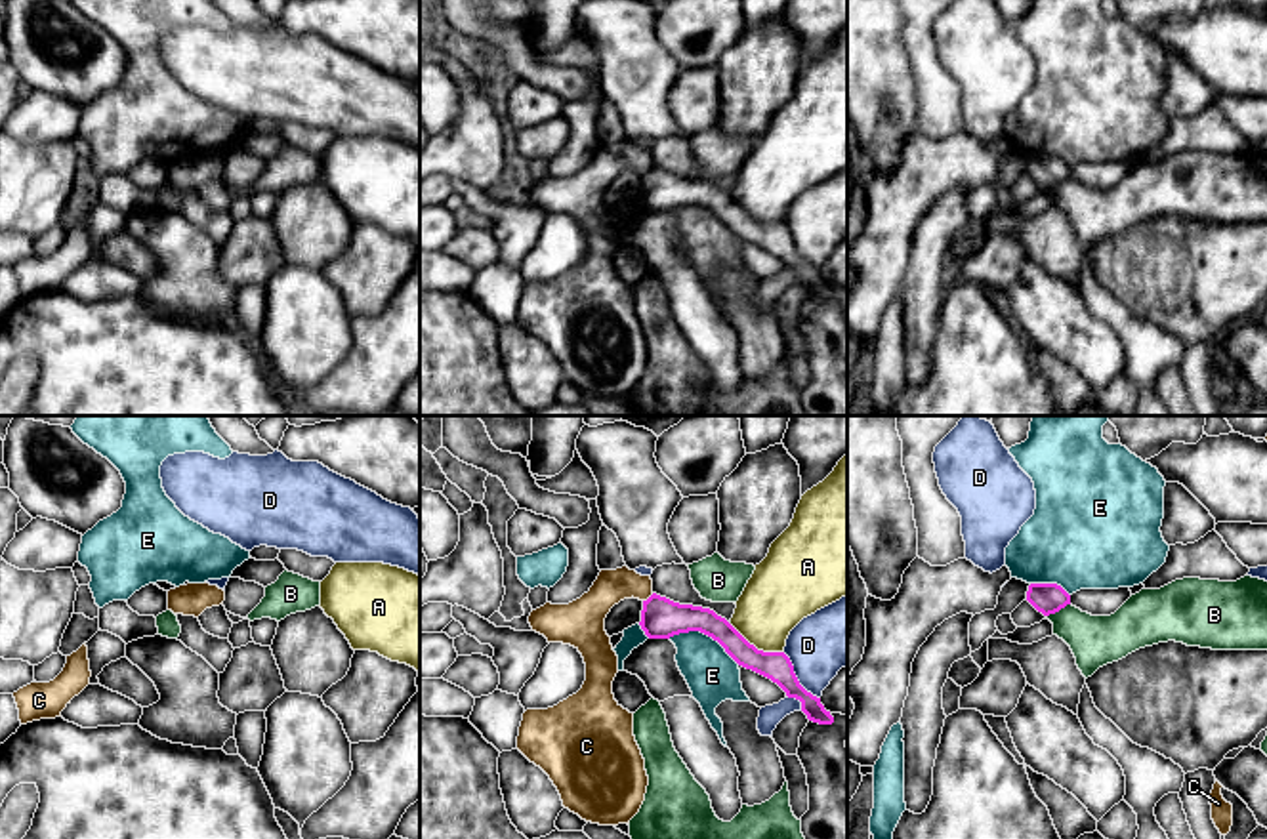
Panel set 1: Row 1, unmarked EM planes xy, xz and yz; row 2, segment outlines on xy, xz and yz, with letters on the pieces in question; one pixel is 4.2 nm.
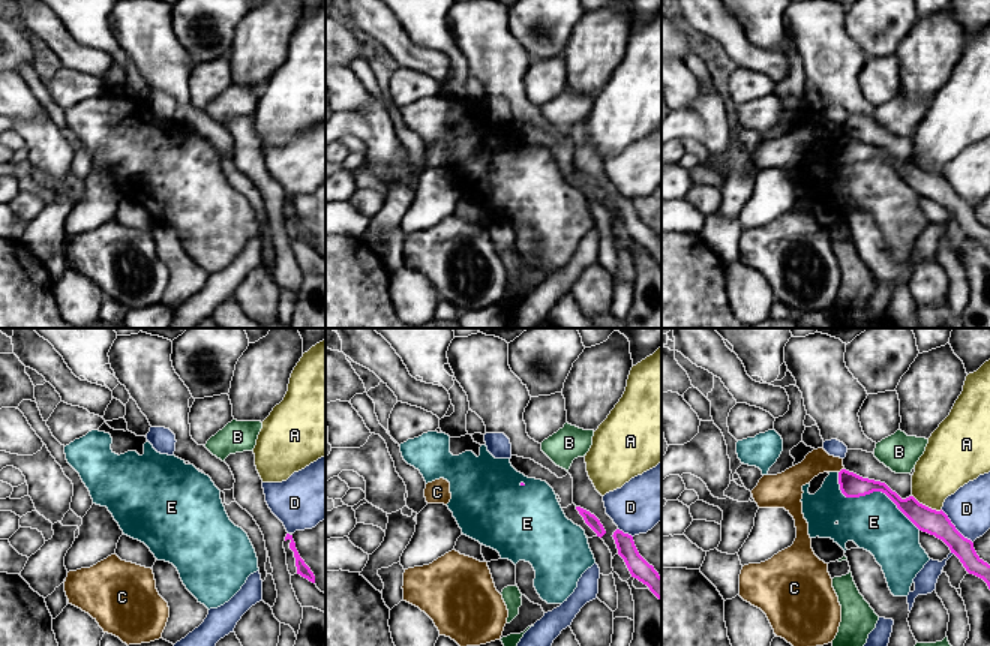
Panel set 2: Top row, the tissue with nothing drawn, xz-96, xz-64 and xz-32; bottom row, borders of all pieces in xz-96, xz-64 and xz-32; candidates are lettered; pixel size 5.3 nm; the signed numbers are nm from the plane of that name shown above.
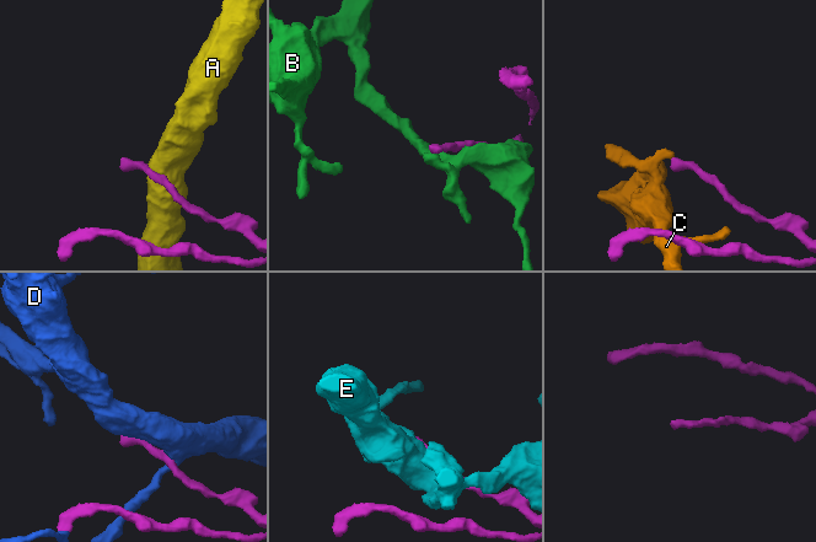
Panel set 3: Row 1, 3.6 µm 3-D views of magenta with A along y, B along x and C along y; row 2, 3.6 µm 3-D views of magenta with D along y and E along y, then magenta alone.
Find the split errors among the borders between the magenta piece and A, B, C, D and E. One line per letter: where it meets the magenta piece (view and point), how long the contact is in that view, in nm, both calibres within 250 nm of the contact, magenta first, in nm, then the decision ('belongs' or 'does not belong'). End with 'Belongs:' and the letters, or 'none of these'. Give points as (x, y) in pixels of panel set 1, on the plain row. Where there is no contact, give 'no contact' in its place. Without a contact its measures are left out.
A: meets magenta in xz at (754, 220); contact 260 nm long; 120 nm thick on the magenta side, 280 nm on the other; does not belong
B: meets magenta in yz at (1058, 184); contact 120 nm long; 130 nm thick on the magenta side, 220 nm on the other; does not belong
C: meets magenta in xz at (649, 170); contact 60 nm long; 180 nm thick on the magenta side, 140 nm on the other; does not belong
D: meets magenta in xz at (796, 250); contact 260 nm long; 120 nm thick on the magenta side, 260 nm on the other; does not belong
E: meets magenta in xz at (705, 206); contact 320 nm long; 180 nm thick on the magenta side, 220 nm on the other; does not belong
Belongs: none of these

